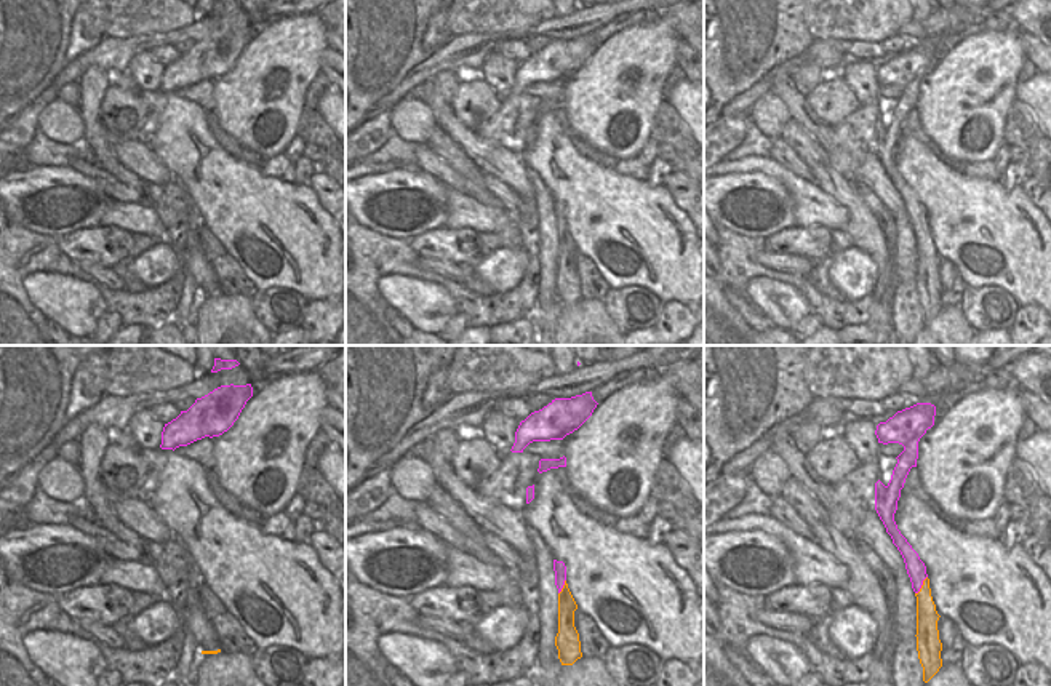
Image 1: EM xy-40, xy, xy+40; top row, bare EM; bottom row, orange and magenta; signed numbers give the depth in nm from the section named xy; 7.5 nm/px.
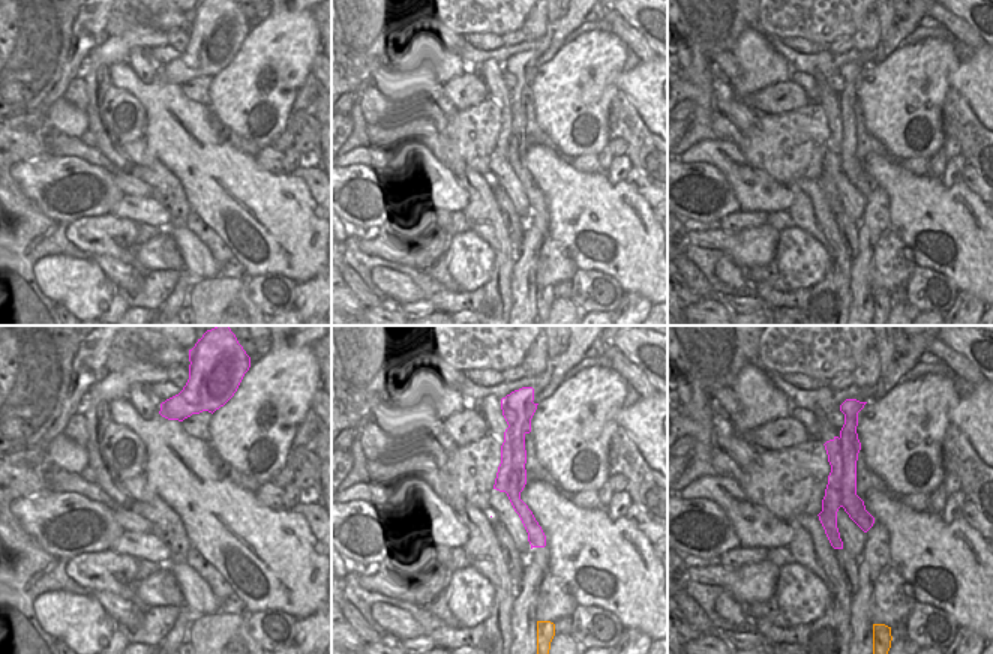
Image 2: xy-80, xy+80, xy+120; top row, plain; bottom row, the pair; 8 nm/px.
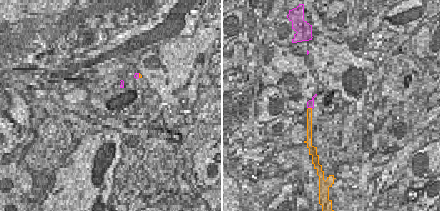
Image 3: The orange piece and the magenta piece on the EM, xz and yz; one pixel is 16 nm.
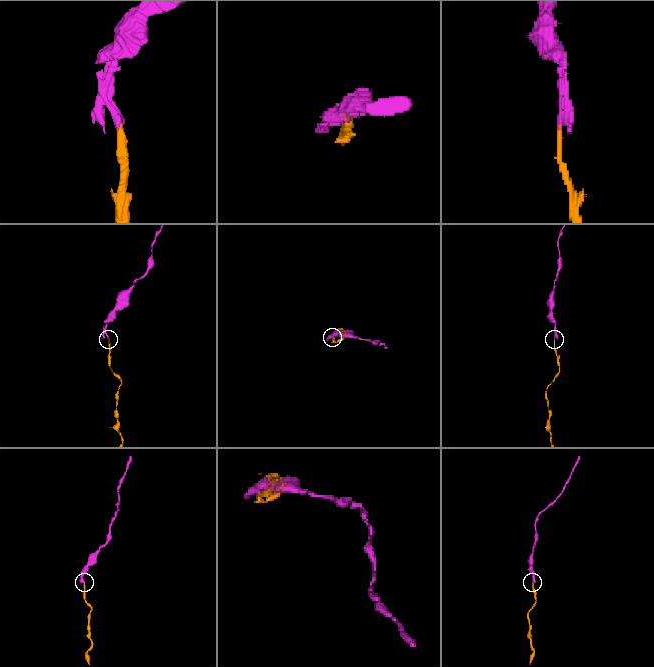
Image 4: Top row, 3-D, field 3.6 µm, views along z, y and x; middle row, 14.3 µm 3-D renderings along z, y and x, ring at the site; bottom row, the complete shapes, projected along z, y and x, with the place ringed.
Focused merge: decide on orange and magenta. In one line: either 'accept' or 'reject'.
reject

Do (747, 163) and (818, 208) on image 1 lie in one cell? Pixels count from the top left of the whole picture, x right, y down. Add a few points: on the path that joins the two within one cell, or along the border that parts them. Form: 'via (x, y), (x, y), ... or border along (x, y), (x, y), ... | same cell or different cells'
via (765, 163), (800, 191) | same cell

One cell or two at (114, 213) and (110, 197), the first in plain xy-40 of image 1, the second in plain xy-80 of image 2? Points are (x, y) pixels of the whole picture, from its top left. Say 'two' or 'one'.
two

